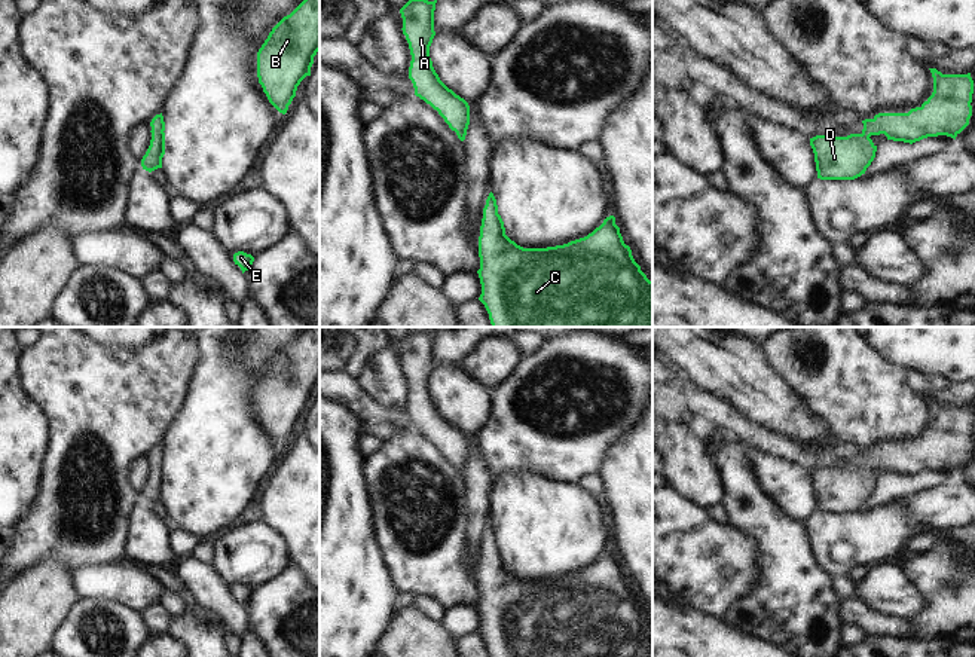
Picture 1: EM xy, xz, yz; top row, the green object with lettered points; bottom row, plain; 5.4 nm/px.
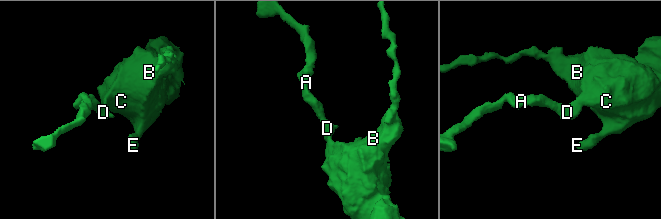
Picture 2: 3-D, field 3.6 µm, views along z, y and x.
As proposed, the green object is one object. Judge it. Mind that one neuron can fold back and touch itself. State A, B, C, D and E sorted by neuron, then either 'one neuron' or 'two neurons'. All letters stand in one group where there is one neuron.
A B C D E; one neuron

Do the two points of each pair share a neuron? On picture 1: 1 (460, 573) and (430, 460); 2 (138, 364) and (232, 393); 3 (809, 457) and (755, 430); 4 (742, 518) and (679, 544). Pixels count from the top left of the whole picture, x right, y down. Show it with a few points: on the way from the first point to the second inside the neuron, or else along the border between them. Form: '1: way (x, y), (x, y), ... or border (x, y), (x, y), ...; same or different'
1: way (440, 544), (430, 531), (430, 488); same
2: border (201, 347), (195, 381), (180, 413); different
3: way (795, 451), (769, 442); same
4: border (729, 523), (751, 541), (752, 550); different

